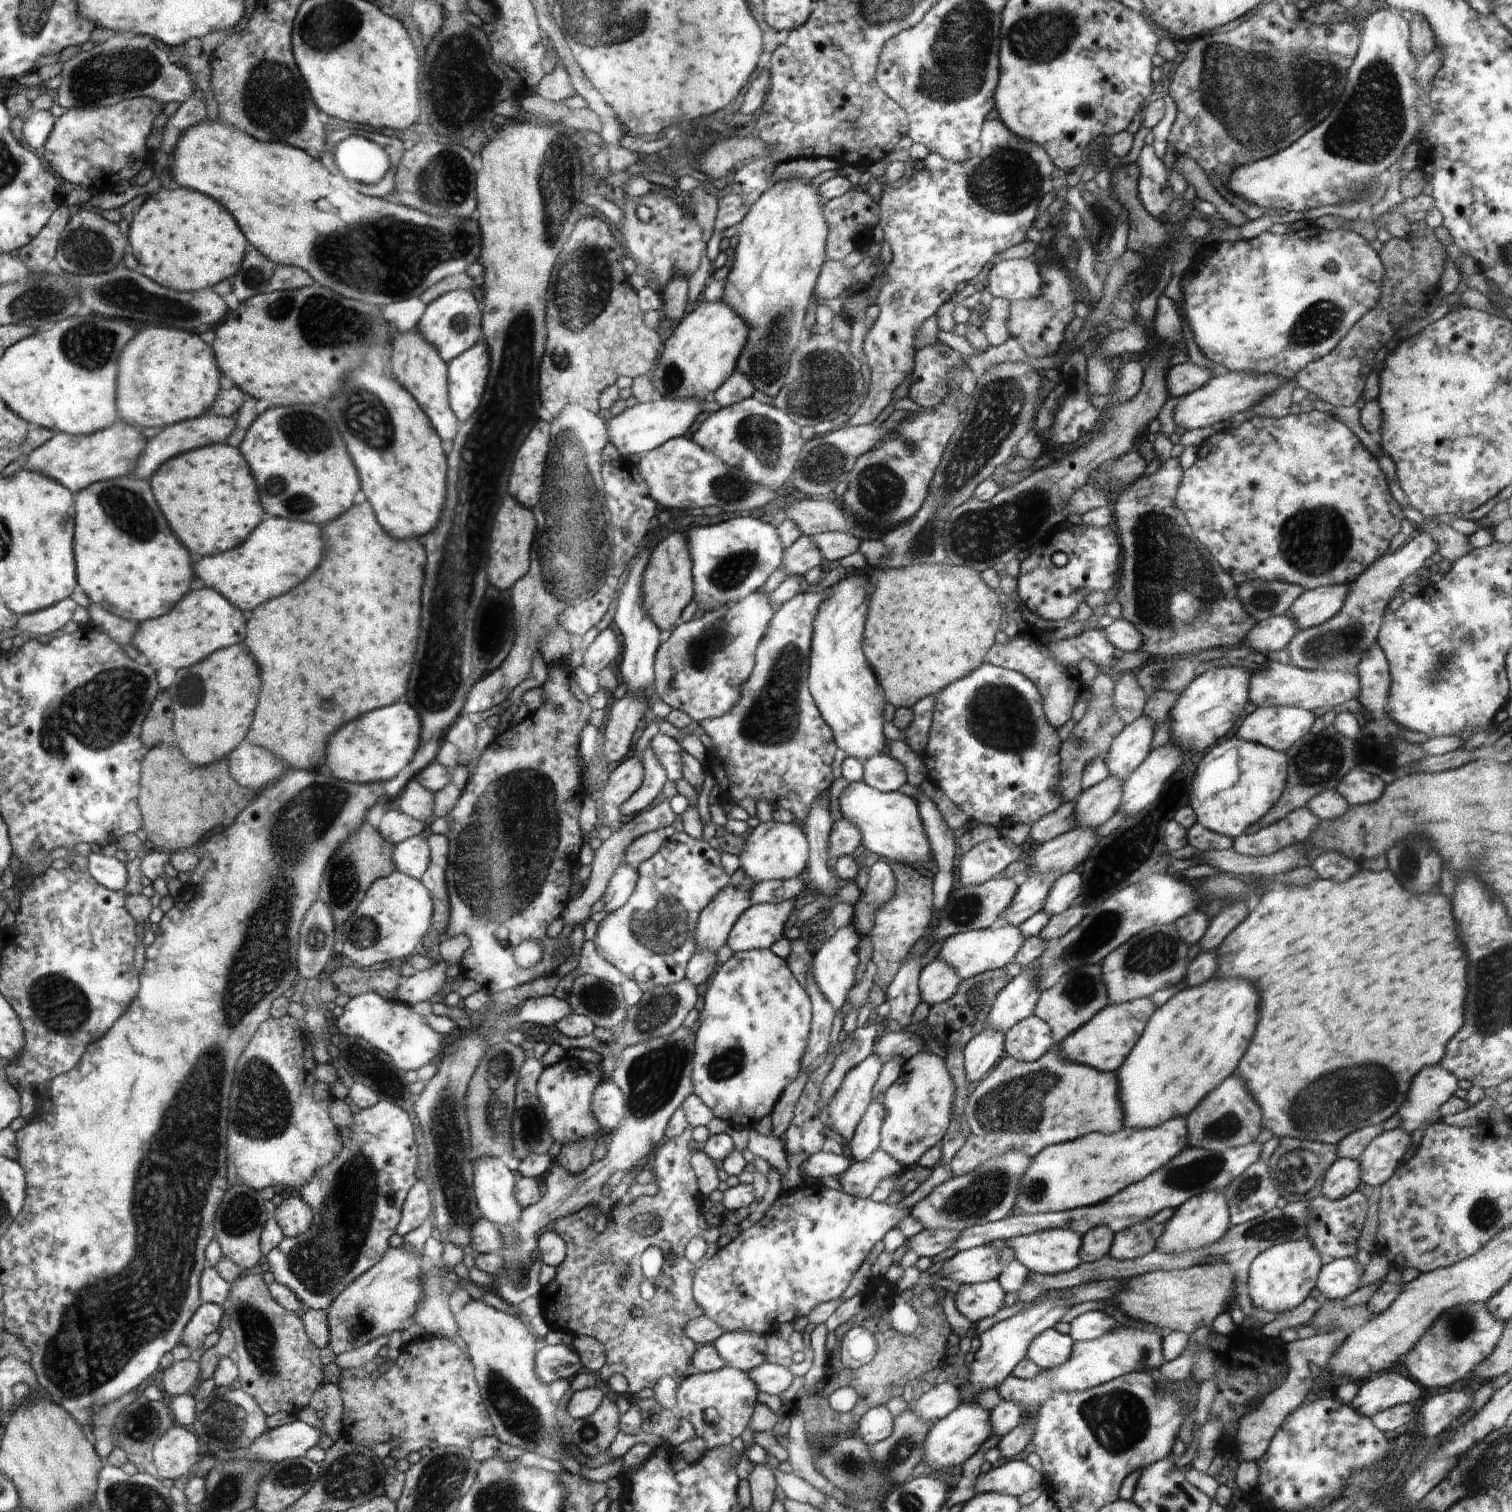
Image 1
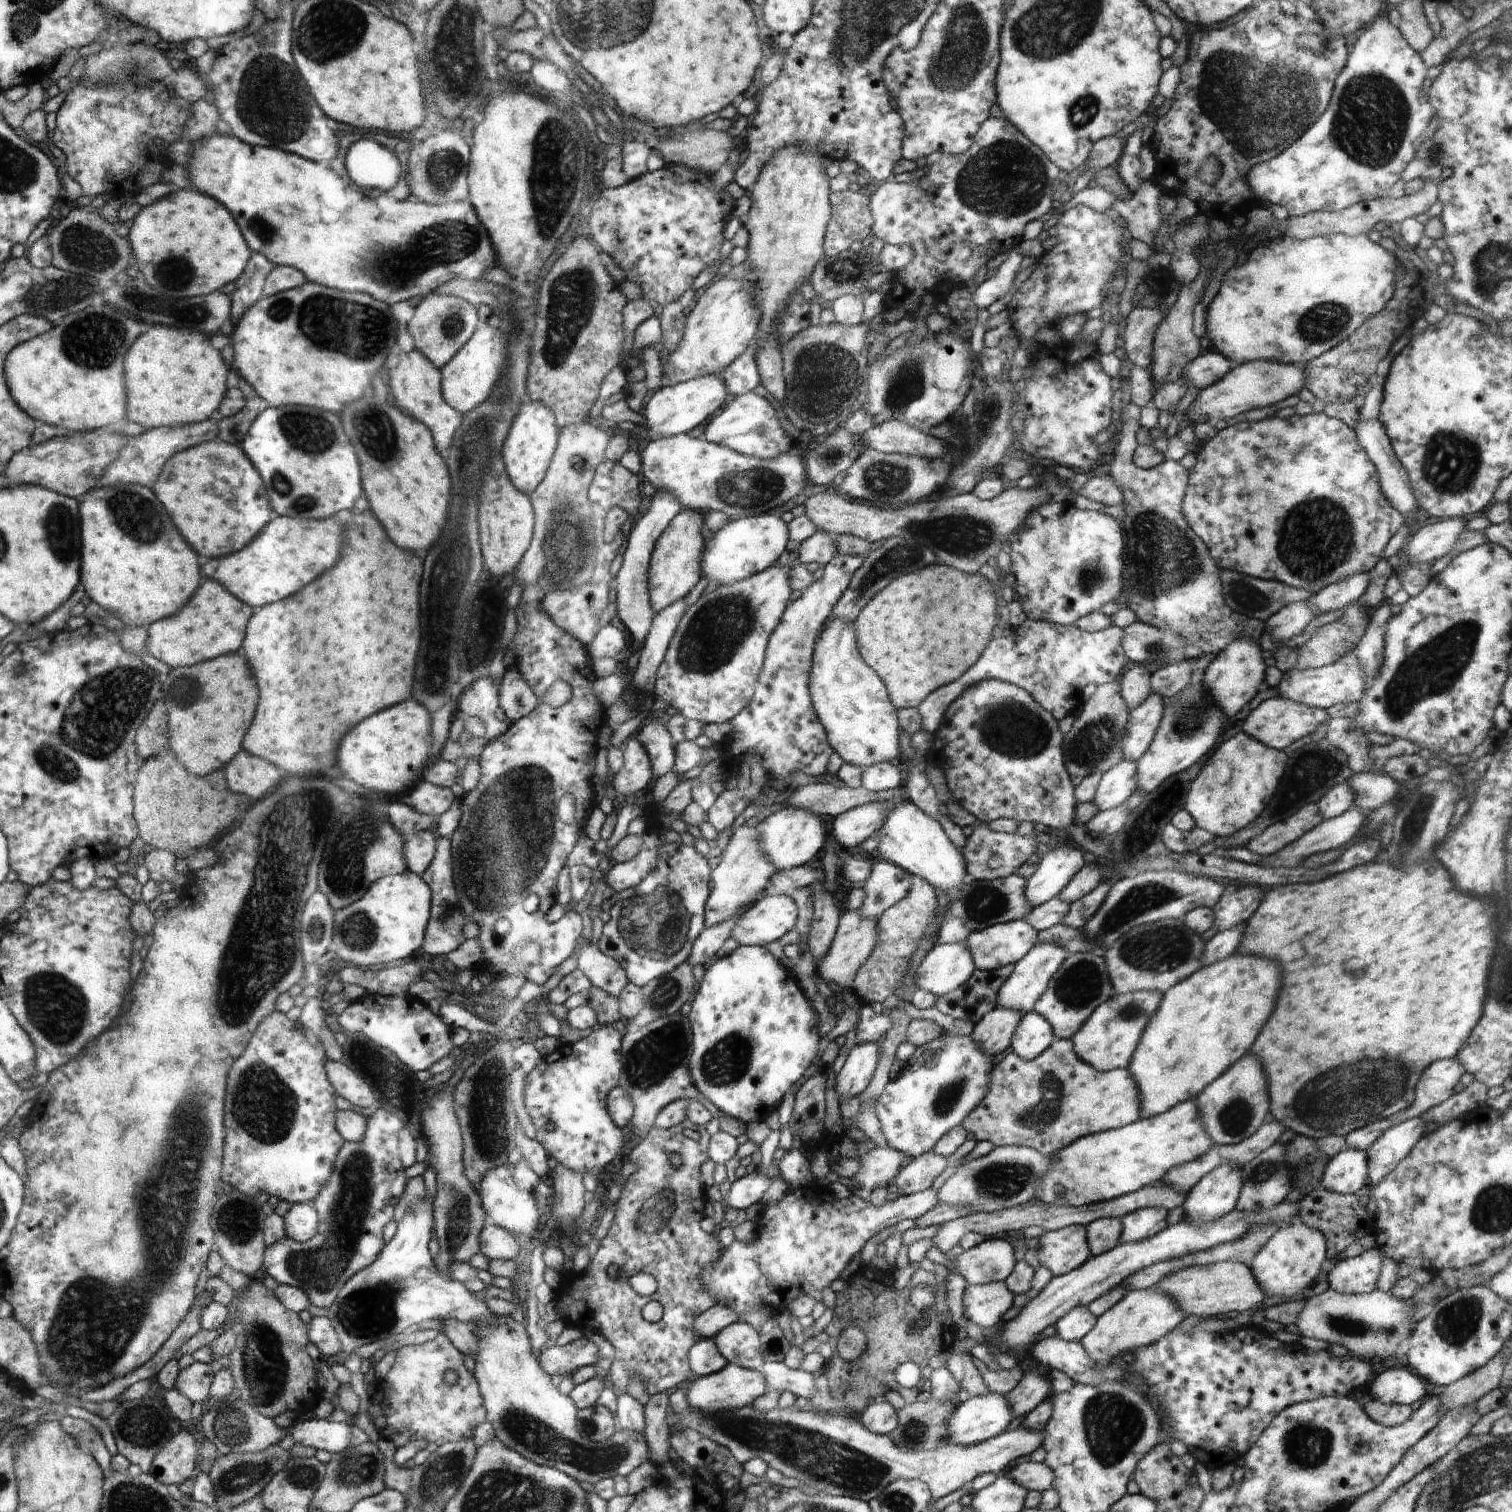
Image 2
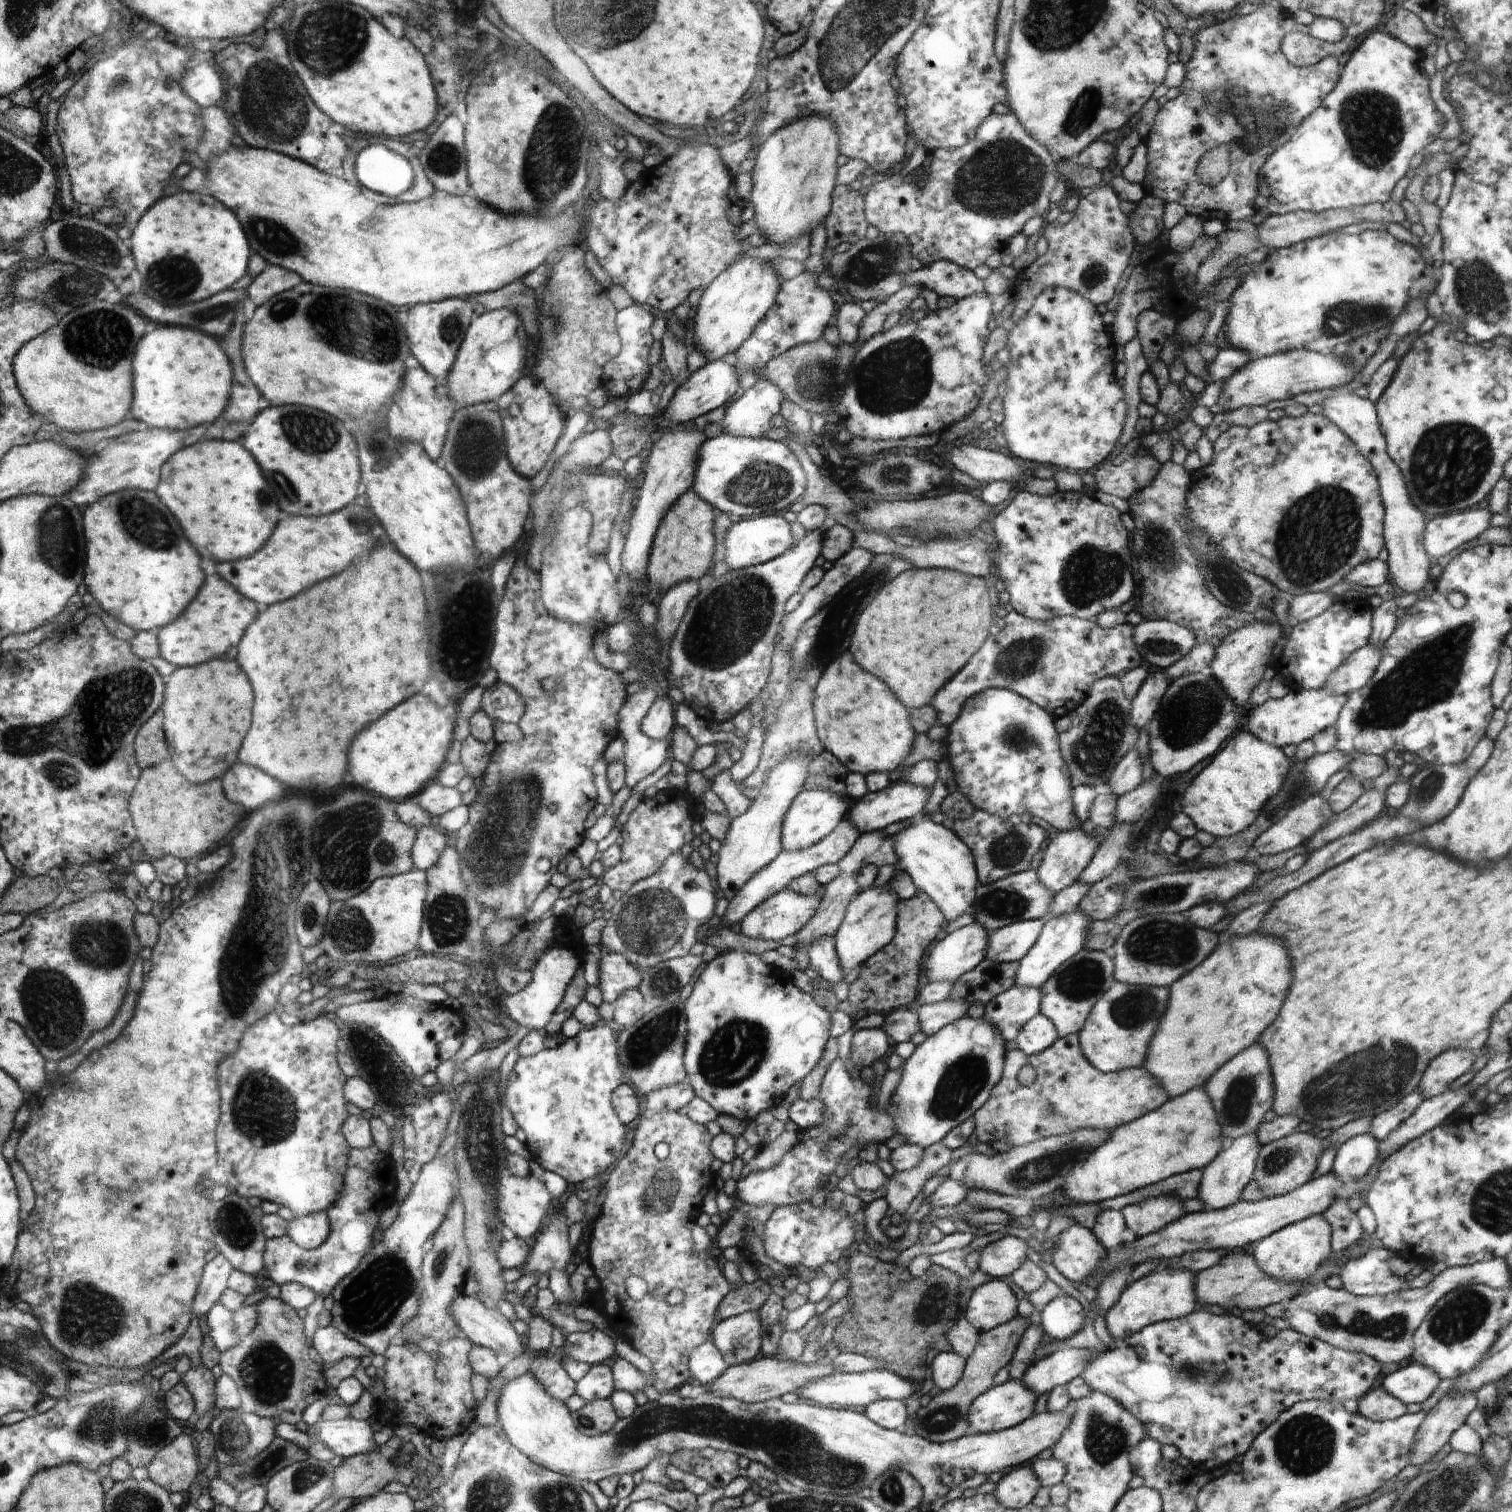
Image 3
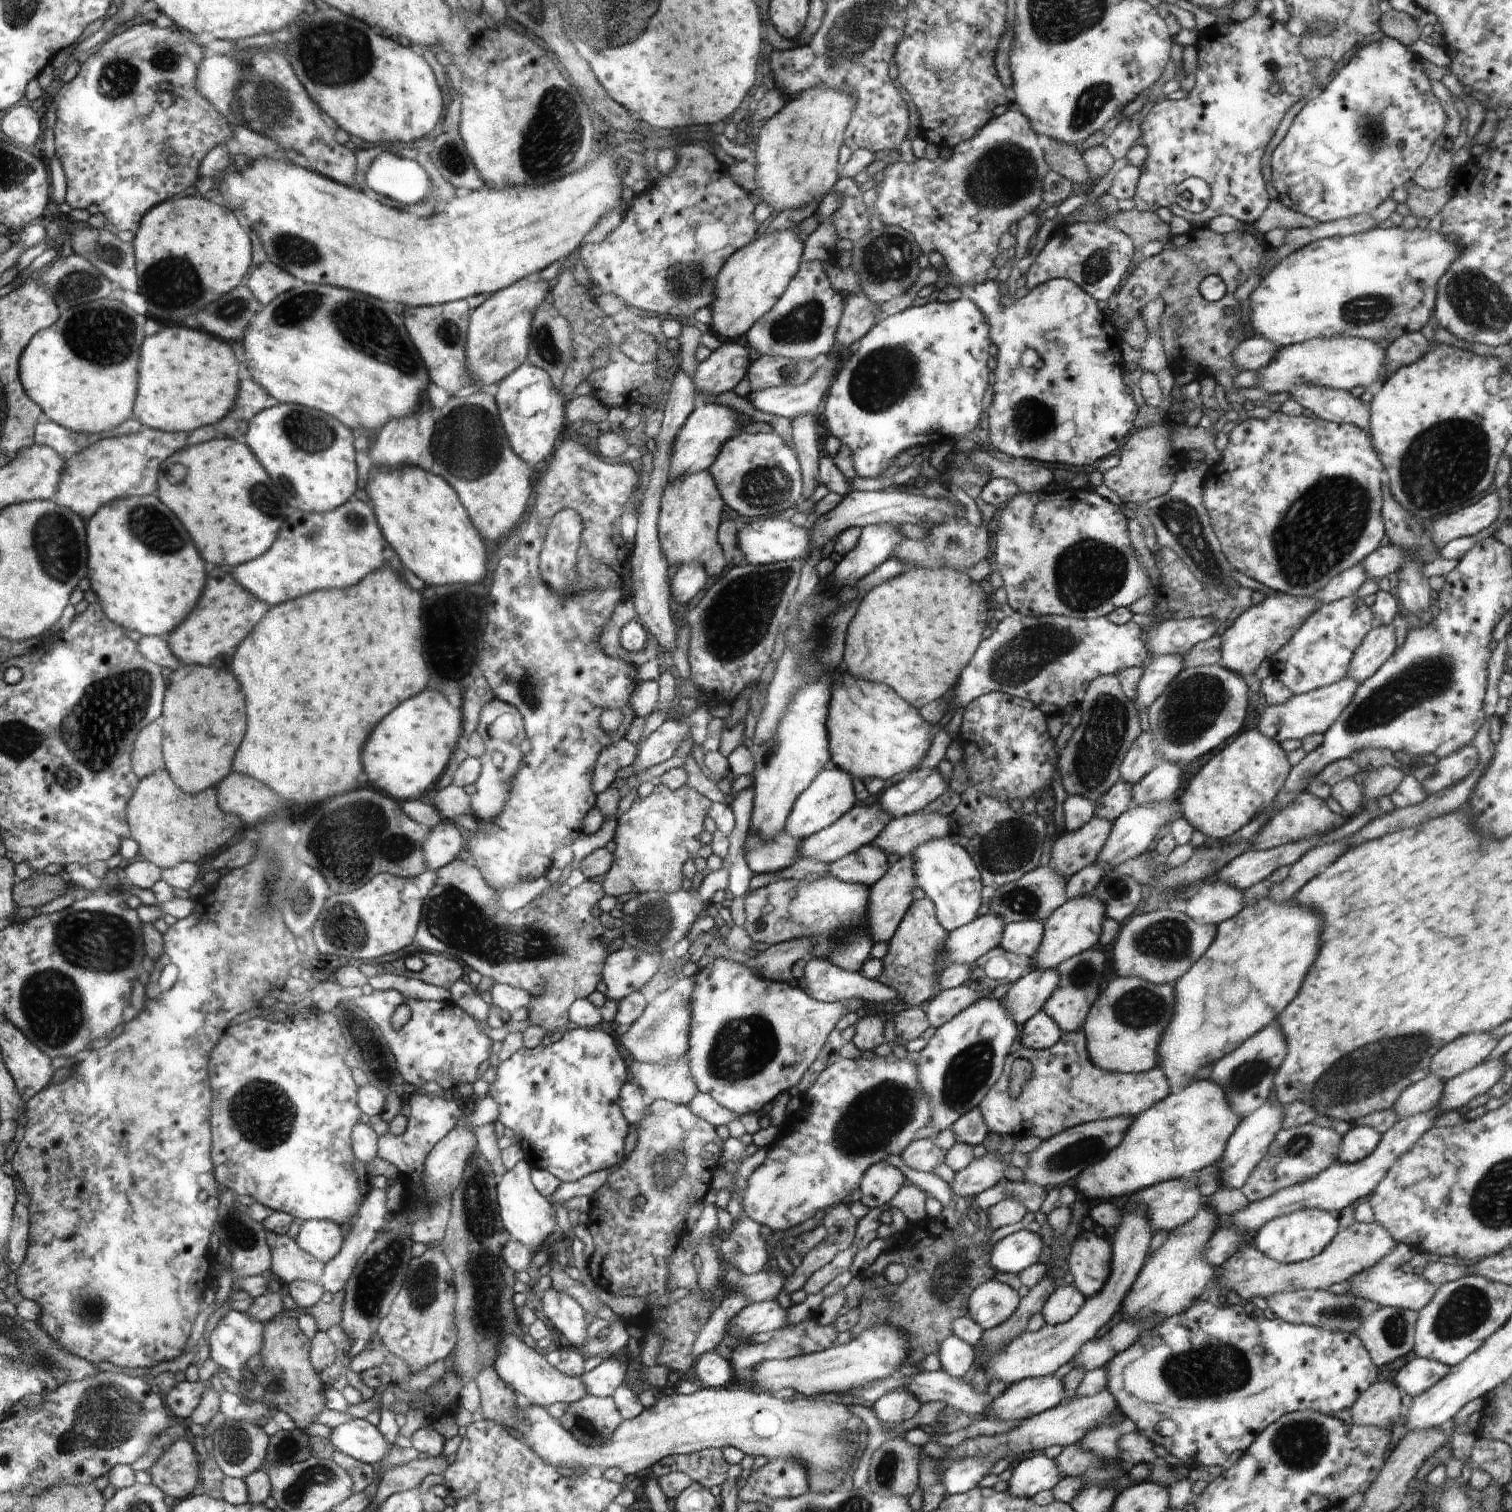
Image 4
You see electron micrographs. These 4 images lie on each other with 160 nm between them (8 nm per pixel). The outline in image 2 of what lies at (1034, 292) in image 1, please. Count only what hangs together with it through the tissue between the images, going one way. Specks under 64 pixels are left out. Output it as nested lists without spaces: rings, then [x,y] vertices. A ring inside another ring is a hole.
[[[1014,246],[1009,251],[1009,257],[999,266],[998,272],[982,282],[980,286],[975,286],[971,292],[972,306],[976,310],[988,309],[994,302],[998,301],[1007,293],[1014,293],[1014,282],[1019,275],[1020,266],[1023,261],[1022,254],[1018,252],[1018,246]]]

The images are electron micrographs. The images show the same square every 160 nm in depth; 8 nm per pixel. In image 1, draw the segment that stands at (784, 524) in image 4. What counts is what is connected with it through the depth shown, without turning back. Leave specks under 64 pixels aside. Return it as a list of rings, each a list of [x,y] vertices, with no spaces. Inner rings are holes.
[[[732,518],[713,526],[692,528],[686,534],[695,560],[696,604],[704,611],[720,608],[726,602],[739,602],[756,593],[782,562],[781,532],[758,518]]]

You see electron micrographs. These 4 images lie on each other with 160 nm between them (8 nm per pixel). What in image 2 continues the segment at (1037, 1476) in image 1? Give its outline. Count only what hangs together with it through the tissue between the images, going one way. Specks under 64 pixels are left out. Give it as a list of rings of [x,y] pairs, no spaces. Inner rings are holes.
[[[1030,1458],[1020,1460],[1003,1473],[1012,1482],[1018,1482],[1028,1491],[1046,1492],[1052,1489],[1054,1472],[1045,1463],[1036,1463]]]

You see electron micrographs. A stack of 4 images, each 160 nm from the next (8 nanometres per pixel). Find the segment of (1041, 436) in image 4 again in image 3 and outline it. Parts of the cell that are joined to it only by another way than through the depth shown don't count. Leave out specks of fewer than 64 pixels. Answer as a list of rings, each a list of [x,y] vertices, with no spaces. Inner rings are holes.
[[[936,260],[919,270],[904,274],[904,285],[920,286],[940,296],[964,299],[970,296],[986,296],[984,280],[973,271],[961,268],[948,260]],[[1046,286],[1036,300],[1032,302],[1030,310],[1026,312],[1024,320],[1014,322],[1014,326],[1008,332],[1006,342],[1006,350],[1010,353],[1009,361],[1004,364],[1006,370],[1006,392],[1003,402],[1004,420],[1000,424],[1001,442],[1007,446],[1014,455],[1014,457],[1021,458],[1027,461],[1034,461],[1038,463],[1051,464],[1056,466],[1063,466],[1071,471],[1078,472],[1079,470],[1090,470],[1094,466],[1100,467],[1100,464],[1110,458],[1110,453],[1114,450],[1116,442],[1119,443],[1120,436],[1124,429],[1124,422],[1128,416],[1128,402],[1126,402],[1126,394],[1124,390],[1117,384],[1115,376],[1116,361],[1116,347],[1117,344],[1113,338],[1110,326],[1106,325],[1098,313],[1097,307],[1082,298],[1080,294],[1076,294],[1072,290],[1068,290],[1066,286]]]

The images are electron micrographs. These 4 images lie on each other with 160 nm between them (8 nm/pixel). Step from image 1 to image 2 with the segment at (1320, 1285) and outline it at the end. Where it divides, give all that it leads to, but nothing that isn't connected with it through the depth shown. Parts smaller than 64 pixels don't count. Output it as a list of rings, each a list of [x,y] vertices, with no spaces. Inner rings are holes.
[[[1366,1250],[1356,1258],[1339,1260],[1325,1279],[1330,1289],[1345,1294],[1363,1294],[1376,1291],[1380,1274],[1382,1250]]]

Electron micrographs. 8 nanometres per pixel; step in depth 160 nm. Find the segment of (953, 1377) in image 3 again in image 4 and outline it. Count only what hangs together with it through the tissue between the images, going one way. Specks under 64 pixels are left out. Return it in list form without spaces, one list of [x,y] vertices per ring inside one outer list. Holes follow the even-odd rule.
[[[950,1334],[942,1342],[938,1358],[942,1368],[952,1374],[954,1378],[964,1378],[964,1375],[974,1364],[974,1349],[968,1342],[958,1338],[956,1334]]]

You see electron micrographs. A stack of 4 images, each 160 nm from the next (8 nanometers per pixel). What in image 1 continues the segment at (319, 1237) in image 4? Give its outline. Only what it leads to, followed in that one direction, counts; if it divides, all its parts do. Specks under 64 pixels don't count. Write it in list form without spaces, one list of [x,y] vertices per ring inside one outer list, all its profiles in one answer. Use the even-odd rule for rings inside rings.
[[[288,1198],[280,1206],[273,1207],[273,1209],[273,1216],[284,1237],[302,1236],[314,1224],[314,1212],[300,1198]]]

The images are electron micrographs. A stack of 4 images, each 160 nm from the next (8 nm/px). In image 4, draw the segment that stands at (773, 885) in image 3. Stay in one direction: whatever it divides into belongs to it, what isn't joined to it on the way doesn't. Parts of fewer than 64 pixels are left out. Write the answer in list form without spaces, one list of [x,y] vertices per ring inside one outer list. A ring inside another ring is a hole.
[[[871,799],[865,804],[856,804],[835,825],[828,826],[828,829],[820,830],[819,833],[812,834],[812,837],[804,839],[800,844],[802,848],[798,850],[798,854],[800,857],[810,856],[810,858],[816,858],[818,862],[831,864],[839,861],[840,858],[848,857],[848,854],[859,850],[862,846],[871,845],[876,836],[879,836],[880,832],[884,830],[884,826],[888,826],[888,822],[891,820],[892,814],[882,810],[877,799]]]

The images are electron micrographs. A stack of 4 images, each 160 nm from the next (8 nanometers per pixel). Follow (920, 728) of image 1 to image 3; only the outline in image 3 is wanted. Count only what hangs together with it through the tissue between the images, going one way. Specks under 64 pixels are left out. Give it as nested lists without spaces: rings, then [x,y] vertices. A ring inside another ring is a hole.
[[[1015,611],[1008,612],[1004,619],[1005,628],[1000,629],[994,636],[988,636],[984,646],[970,658],[970,662],[932,698],[930,705],[936,710],[938,724],[950,727],[956,722],[956,718],[959,718],[962,706],[968,698],[992,688],[1007,689],[1028,698],[1030,702],[1034,702],[1055,719],[1062,714],[1072,715],[1082,704],[1083,697],[1087,695],[1090,686],[1100,677],[1120,677],[1127,671],[1145,665],[1140,654],[1134,649],[1132,636],[1135,626],[1130,624],[1104,628],[1097,621],[1090,619],[1062,616],[1049,620],[1035,620],[1025,618],[1023,614],[1017,614]]]

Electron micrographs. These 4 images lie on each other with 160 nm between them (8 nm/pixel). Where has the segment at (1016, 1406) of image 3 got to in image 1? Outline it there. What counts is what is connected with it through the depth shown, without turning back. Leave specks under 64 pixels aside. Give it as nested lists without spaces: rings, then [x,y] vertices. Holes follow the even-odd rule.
[[[977,1403],[960,1404],[958,1408],[930,1427],[924,1442],[924,1462],[937,1470],[951,1470],[963,1466],[964,1462],[972,1458],[979,1447],[990,1438],[992,1434],[990,1418],[990,1412]]]

